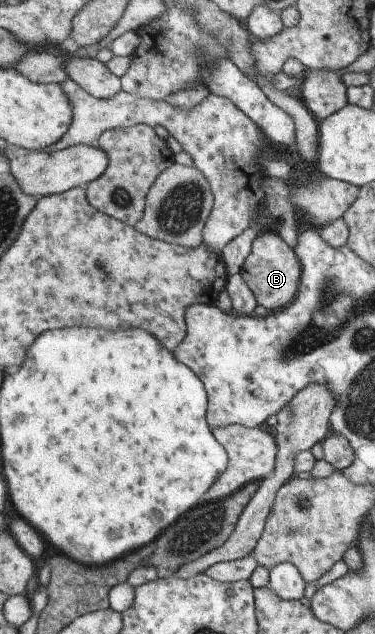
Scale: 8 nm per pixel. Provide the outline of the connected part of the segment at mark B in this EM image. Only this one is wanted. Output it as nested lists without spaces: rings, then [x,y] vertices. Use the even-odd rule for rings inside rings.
[[[263,232],[257,237],[241,275],[256,295],[257,304],[272,312],[283,310],[298,294],[300,267],[294,257],[294,248],[277,232]]]

